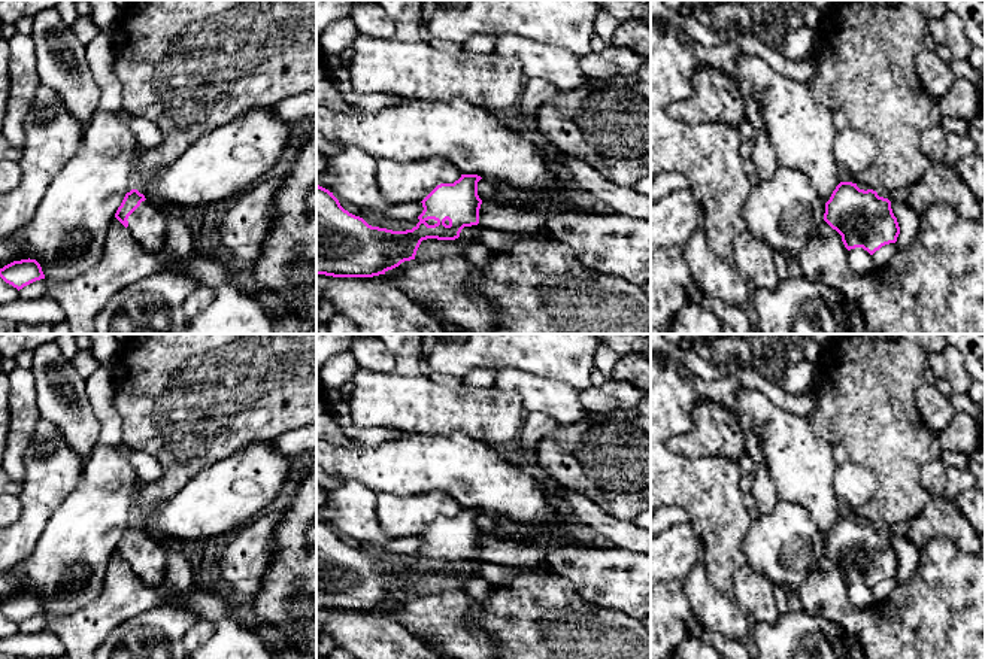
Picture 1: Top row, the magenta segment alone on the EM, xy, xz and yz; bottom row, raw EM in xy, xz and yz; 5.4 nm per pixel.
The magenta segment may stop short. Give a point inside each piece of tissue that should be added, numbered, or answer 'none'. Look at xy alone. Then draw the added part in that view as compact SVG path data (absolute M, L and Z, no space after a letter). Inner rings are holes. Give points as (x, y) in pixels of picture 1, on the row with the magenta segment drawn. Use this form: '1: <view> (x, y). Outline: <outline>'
1: xy (148, 224). Outline: M145 200L128 216L127 230L148 250L160 252L167 236L167 216L154 203Z

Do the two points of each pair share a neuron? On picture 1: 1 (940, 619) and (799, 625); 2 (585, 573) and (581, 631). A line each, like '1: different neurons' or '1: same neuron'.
1: different neurons
2: different neurons

